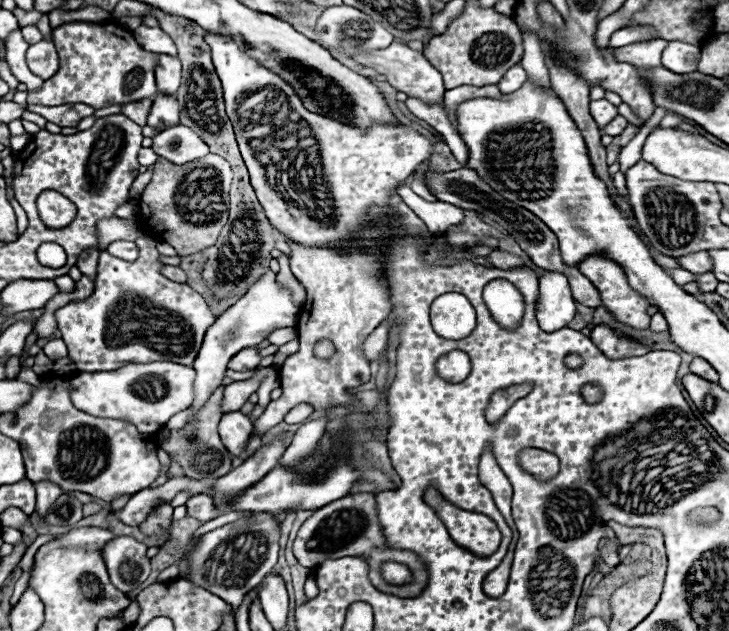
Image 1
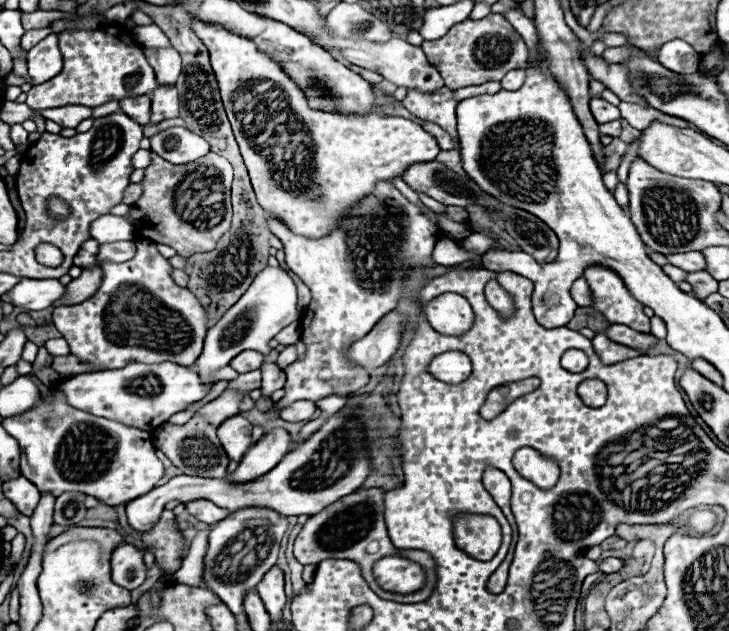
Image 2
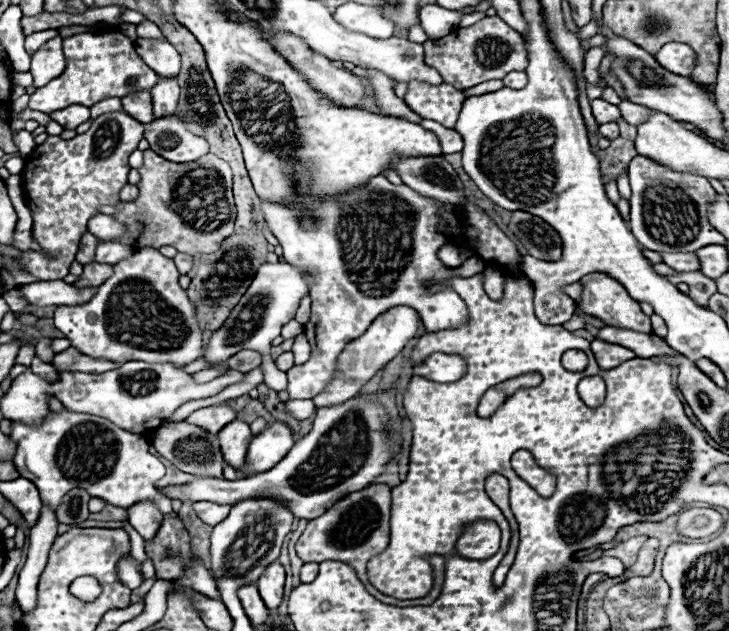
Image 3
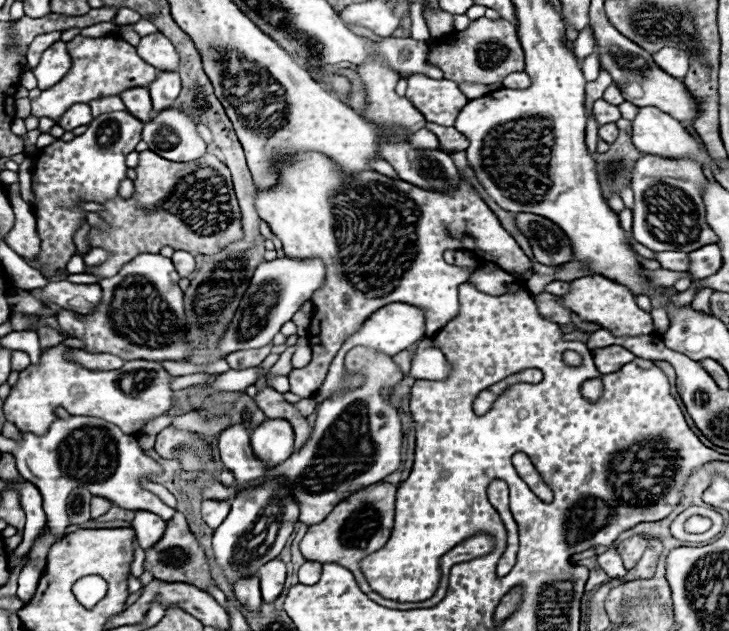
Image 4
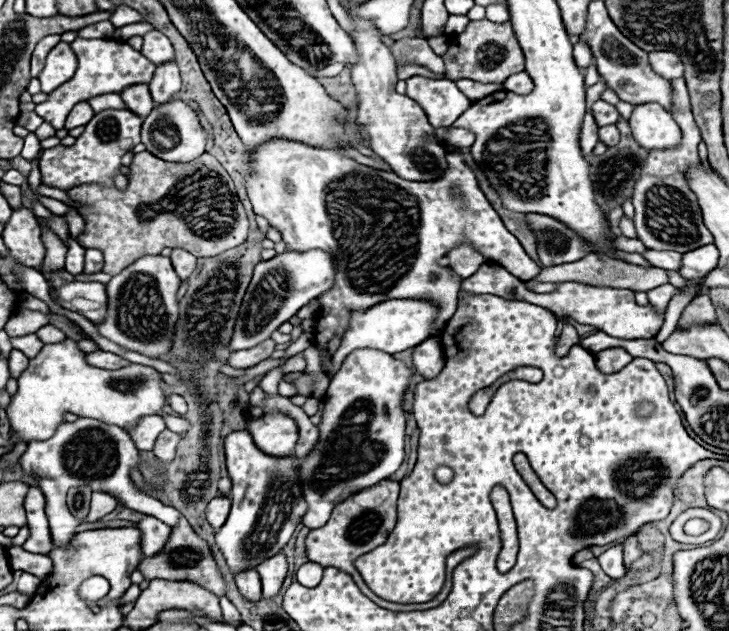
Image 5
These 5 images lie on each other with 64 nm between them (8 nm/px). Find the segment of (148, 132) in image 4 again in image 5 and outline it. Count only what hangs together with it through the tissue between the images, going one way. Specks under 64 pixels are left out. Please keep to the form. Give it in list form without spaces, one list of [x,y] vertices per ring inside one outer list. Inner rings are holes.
[[[170,100],[164,106],[156,106],[142,124],[142,144],[148,152],[168,162],[190,162],[206,152],[206,136],[198,122],[196,112],[180,100]]]

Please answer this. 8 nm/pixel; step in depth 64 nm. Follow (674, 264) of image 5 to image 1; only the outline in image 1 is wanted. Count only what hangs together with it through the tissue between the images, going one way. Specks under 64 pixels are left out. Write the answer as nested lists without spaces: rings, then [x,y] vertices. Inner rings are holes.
[[[704,250],[704,252],[696,252],[696,254],[688,254],[688,256],[680,256],[680,264],[682,268],[690,270],[690,272],[712,272],[712,256]]]

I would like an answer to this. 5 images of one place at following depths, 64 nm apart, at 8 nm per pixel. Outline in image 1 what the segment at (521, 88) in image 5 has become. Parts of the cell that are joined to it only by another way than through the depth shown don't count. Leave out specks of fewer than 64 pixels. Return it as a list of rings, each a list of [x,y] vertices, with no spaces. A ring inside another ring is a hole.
[[[516,64],[516,66],[512,66],[504,76],[502,76],[502,80],[498,82],[498,88],[500,88],[500,92],[502,94],[512,94],[512,92],[516,92],[518,88],[522,88],[522,84],[526,82],[526,72],[524,72],[524,68],[520,68],[520,64]]]

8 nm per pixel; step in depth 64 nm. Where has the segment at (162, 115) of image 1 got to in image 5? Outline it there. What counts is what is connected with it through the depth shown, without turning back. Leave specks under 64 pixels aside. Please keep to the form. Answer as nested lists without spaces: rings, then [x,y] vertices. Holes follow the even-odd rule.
[[[174,62],[156,66],[152,84],[148,84],[148,86],[150,86],[150,94],[152,94],[152,100],[154,100],[156,106],[170,102],[178,94],[178,90],[180,90],[178,66]]]

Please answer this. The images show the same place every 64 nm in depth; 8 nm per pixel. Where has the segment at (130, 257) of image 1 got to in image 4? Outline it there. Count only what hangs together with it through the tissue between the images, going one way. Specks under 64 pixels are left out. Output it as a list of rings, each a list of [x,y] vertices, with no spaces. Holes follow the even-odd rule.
[[[92,248],[92,250],[86,254],[84,262],[86,262],[86,266],[96,266],[96,264],[106,262],[108,258],[110,258],[110,252],[108,252],[106,248]]]

